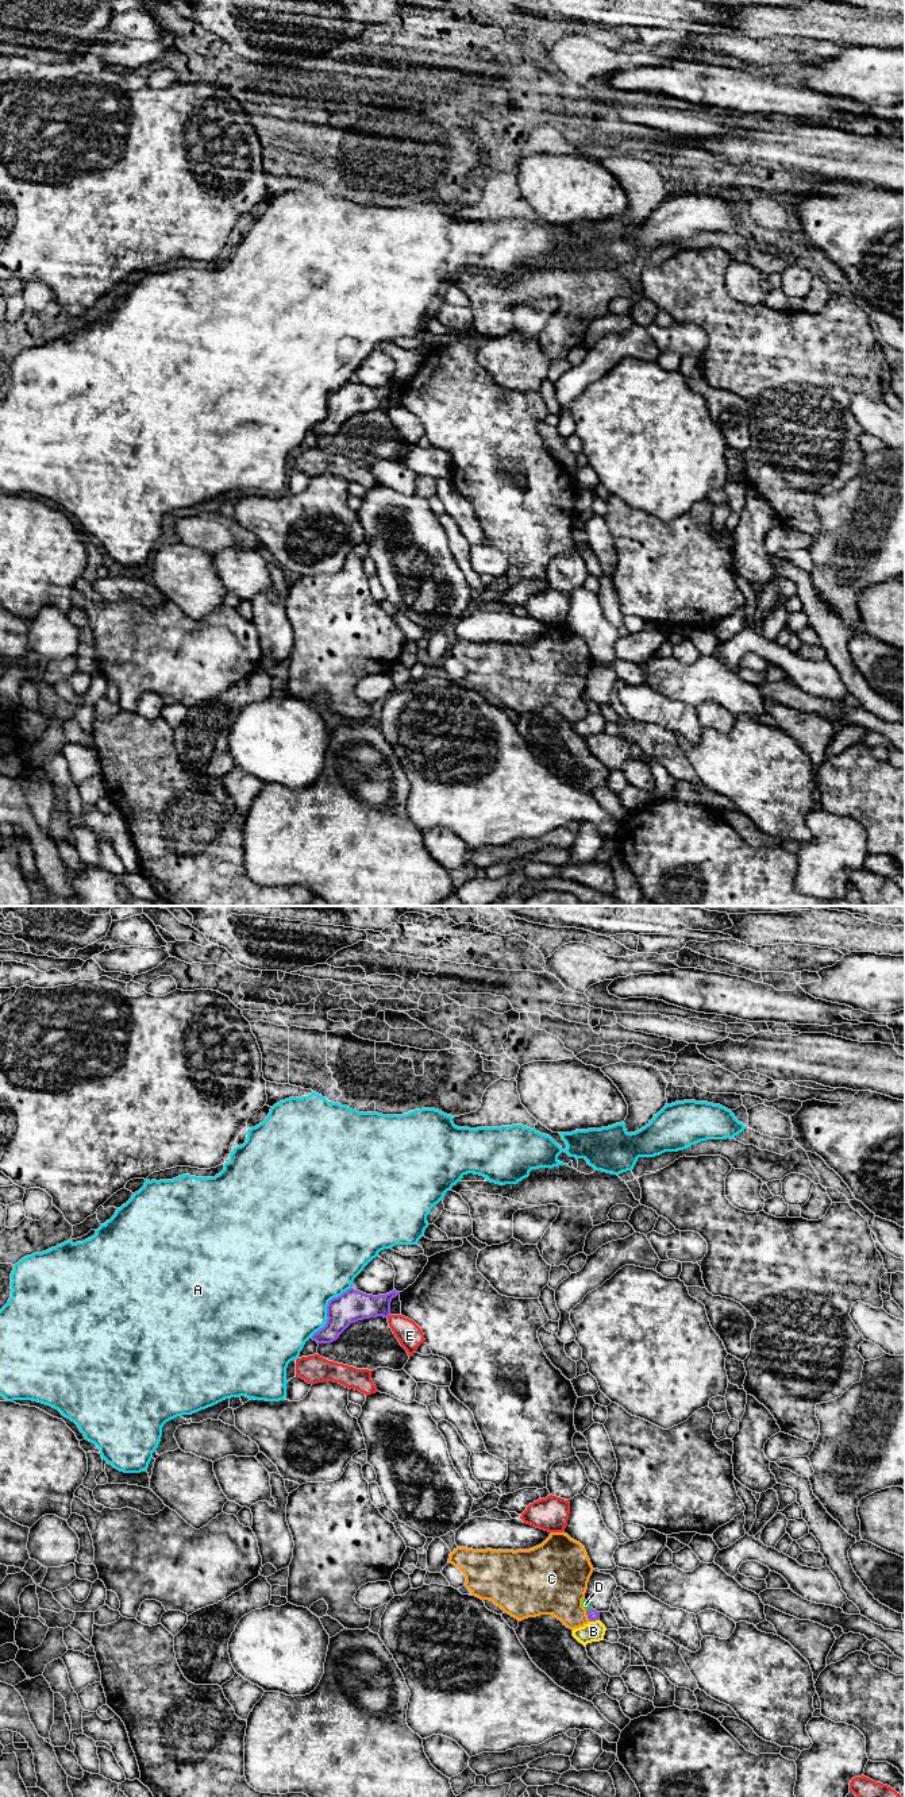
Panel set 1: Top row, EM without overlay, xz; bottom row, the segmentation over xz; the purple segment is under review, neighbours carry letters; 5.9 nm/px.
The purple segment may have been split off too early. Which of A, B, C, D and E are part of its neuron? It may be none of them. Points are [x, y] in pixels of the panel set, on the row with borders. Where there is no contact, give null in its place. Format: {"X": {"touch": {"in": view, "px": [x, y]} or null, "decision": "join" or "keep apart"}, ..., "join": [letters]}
{"A": {"touch": {"in": "xz", "px": [327, 1310]}, "decision": "keep apart"}, "B": {"touch": {"in": "xz", "px": [593, 1620]}, "decision": "keep apart"}, "C": {"touch": {"in": "xz", "px": [588, 1616]}, "decision": "keep apart"}, "D": {"touch": {"in": "xz", "px": [589, 1610]}, "decision": "join"}, "E": {"touch": {"in": "xz", "px": [388, 1315]}, "decision": "keep apart"}, "join": ["D"]}

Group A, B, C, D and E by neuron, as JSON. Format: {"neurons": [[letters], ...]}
{"neurons": [["A"], ["B"], ["C"], ["D"], ["E"]]}

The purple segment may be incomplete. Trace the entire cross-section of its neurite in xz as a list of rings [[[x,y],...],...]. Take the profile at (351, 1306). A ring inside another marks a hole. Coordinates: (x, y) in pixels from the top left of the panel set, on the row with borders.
[[[354,1288],[334,1297],[327,1306],[327,1323],[312,1335],[317,1343],[331,1343],[351,1324],[358,1320],[390,1316],[390,1302],[400,1295],[396,1289],[386,1295],[366,1295]]]

